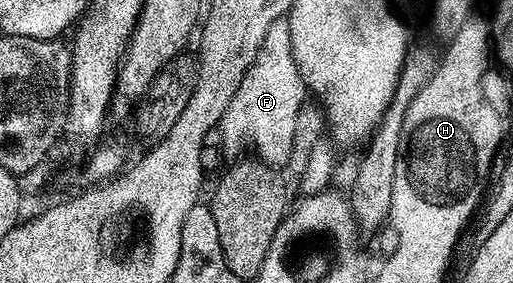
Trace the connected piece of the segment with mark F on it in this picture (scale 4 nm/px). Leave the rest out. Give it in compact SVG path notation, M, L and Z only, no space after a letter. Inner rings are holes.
M283 50L269 54L266 57L256 58L245 80L241 80L241 88L237 88L237 96L229 100L229 108L225 108L225 116L221 116L217 134L223 137L221 150L228 159L238 159L244 153L243 146L252 146L256 150L254 153L262 161L269 166L279 168L282 167L282 162L284 165L291 160L293 136L297 128L297 112L305 101L303 95L305 78L295 58L288 51L287 54ZM263 71L270 72L271 76Z

